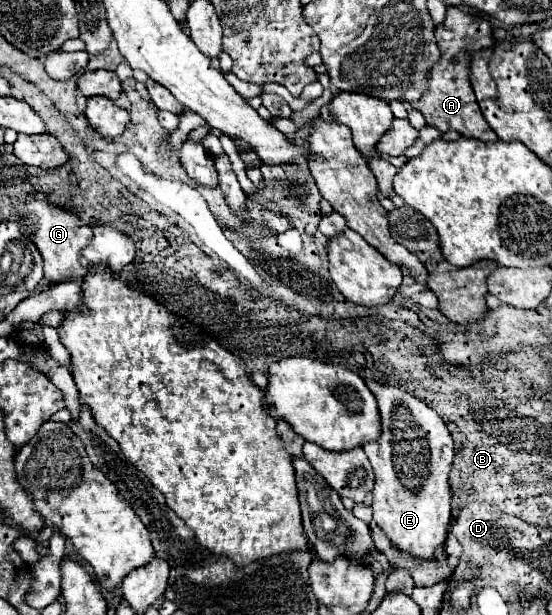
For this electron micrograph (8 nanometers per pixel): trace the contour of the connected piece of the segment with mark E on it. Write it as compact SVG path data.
M365 379L365 383L375 395L381 415L381 437L363 443L375 471L373 519L395 547L429 561L433 559L435 547L445 543L451 521L451 433L439 415L419 397L375 379Z

